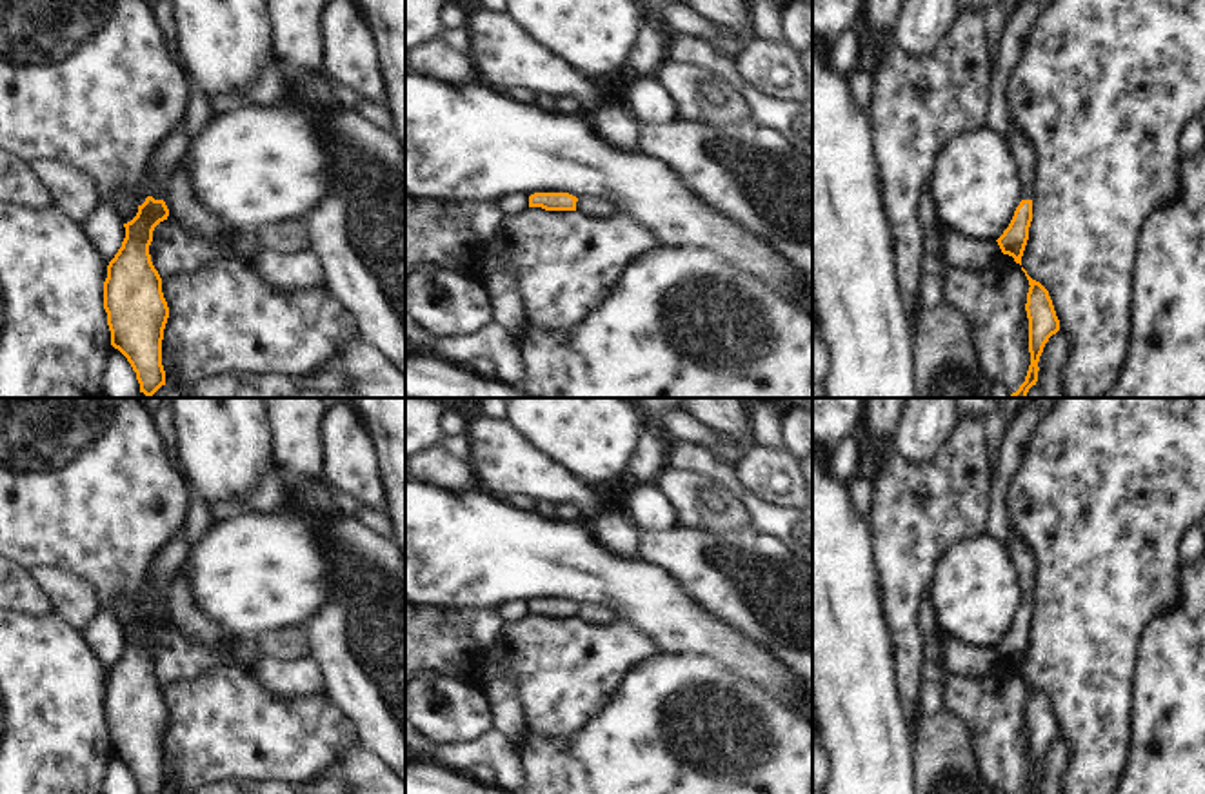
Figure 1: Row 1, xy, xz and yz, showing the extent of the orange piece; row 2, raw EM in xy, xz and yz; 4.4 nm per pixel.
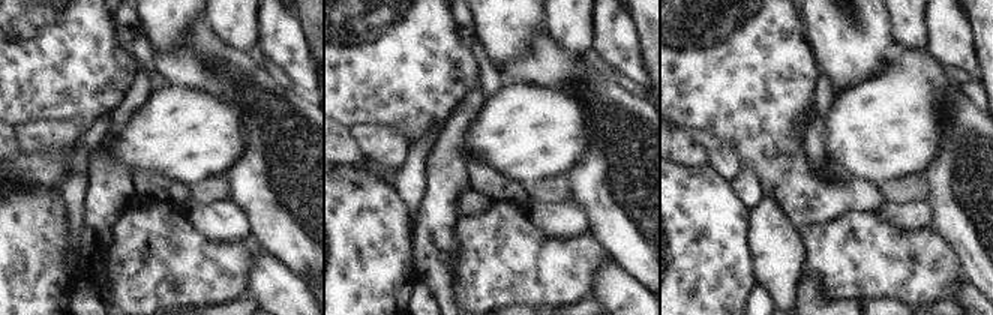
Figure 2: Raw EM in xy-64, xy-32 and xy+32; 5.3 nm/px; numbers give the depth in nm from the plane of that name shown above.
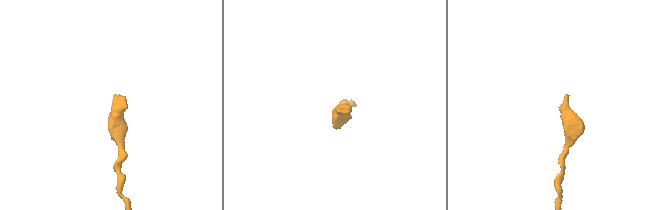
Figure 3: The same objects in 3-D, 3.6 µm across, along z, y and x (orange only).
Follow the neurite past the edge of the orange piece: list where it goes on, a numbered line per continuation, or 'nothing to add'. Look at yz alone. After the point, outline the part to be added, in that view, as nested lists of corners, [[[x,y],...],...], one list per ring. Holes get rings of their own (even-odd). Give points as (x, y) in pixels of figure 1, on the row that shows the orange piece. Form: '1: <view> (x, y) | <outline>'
1: yz (1022, 149) | [[[1011,125],[1007,144],[1020,169],[1021,200],[1034,200],[1036,196],[1036,151],[1031,140]]]

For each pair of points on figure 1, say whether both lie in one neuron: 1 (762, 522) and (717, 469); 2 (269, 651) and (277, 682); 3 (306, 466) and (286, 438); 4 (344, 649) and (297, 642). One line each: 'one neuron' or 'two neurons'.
1: one neuron
2: two neurons
3: one neuron
4: two neurons

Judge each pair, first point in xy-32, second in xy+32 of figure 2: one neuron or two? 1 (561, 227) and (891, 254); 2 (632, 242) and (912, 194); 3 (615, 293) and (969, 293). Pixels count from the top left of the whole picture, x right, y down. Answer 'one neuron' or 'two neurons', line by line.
1: two neurons
2: two neurons
3: one neuron

